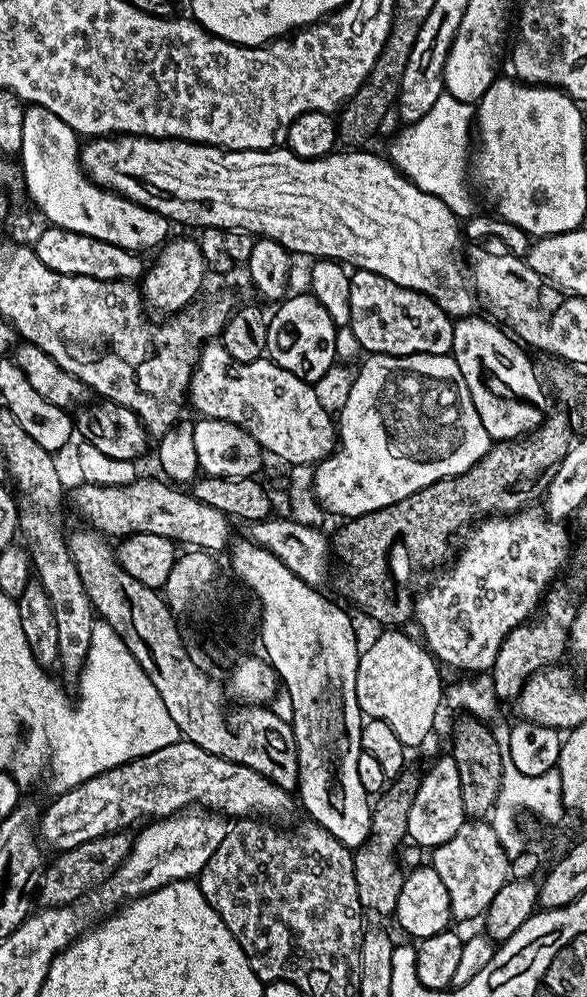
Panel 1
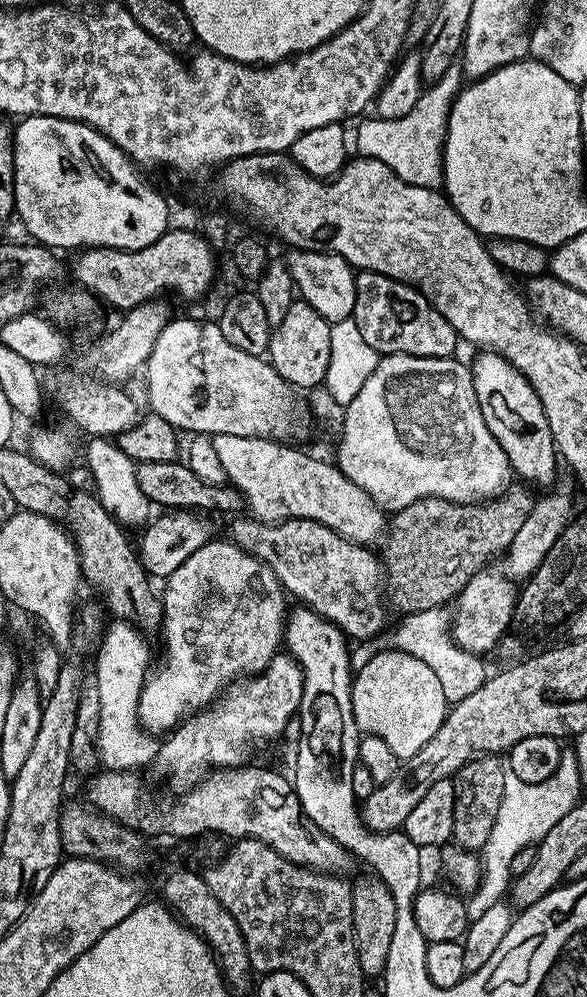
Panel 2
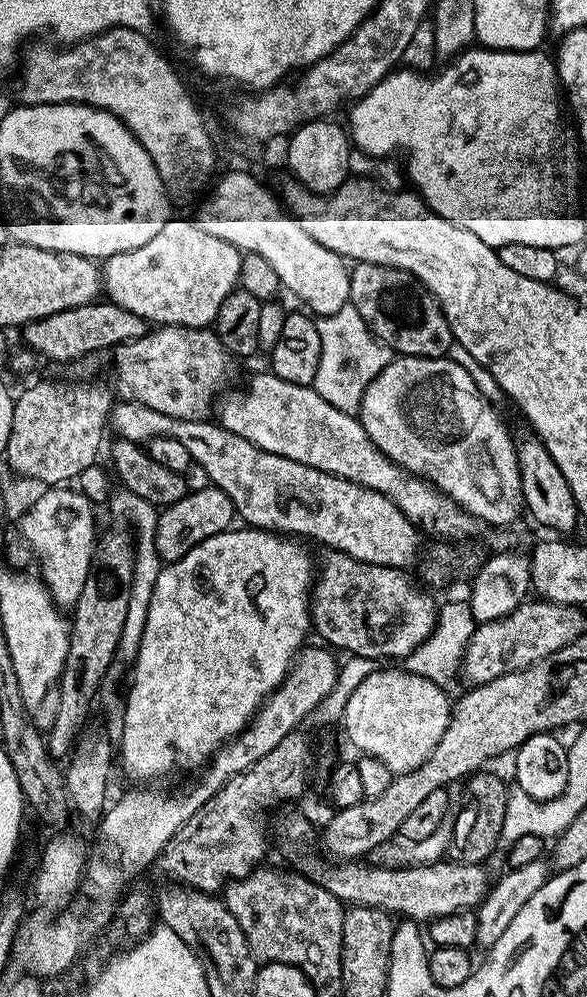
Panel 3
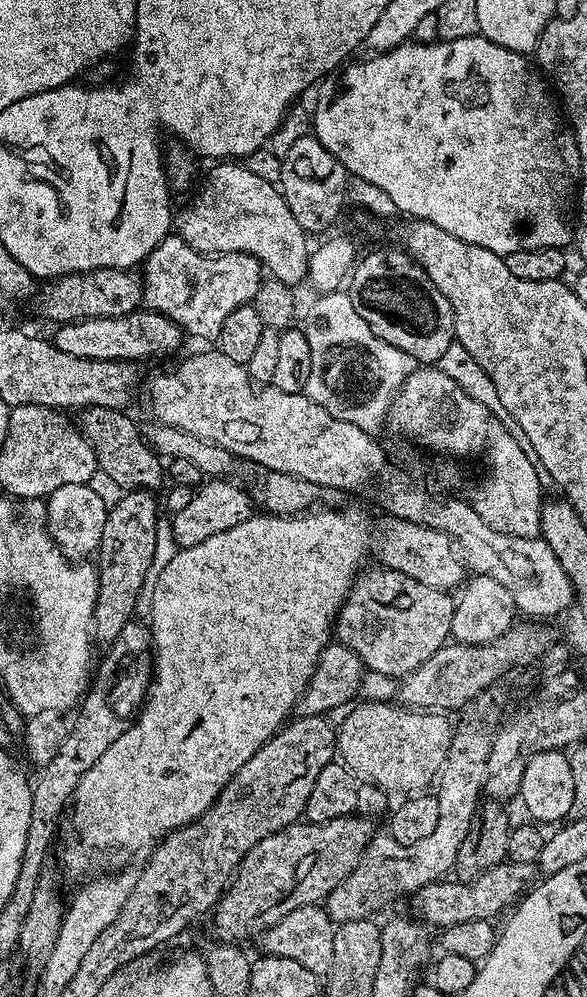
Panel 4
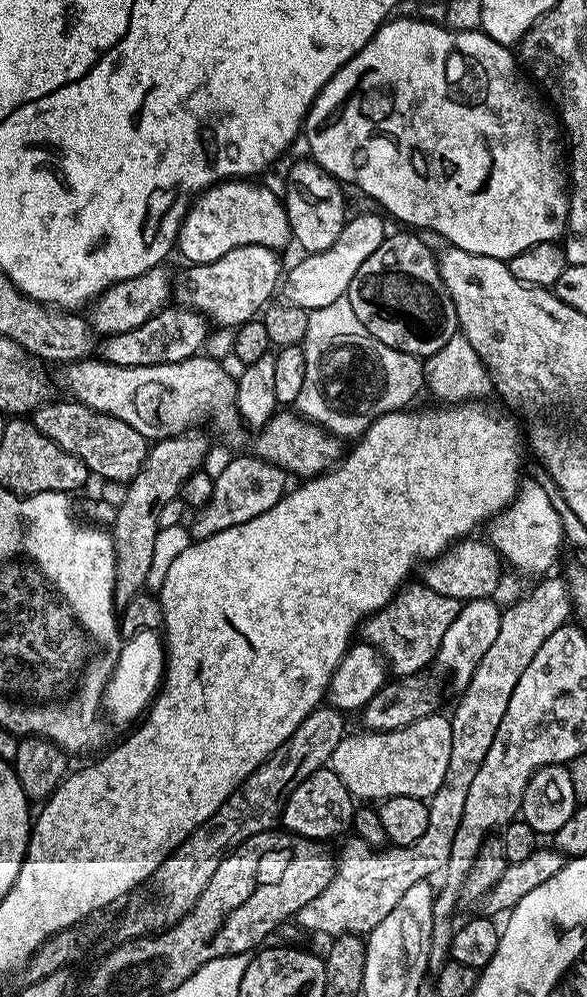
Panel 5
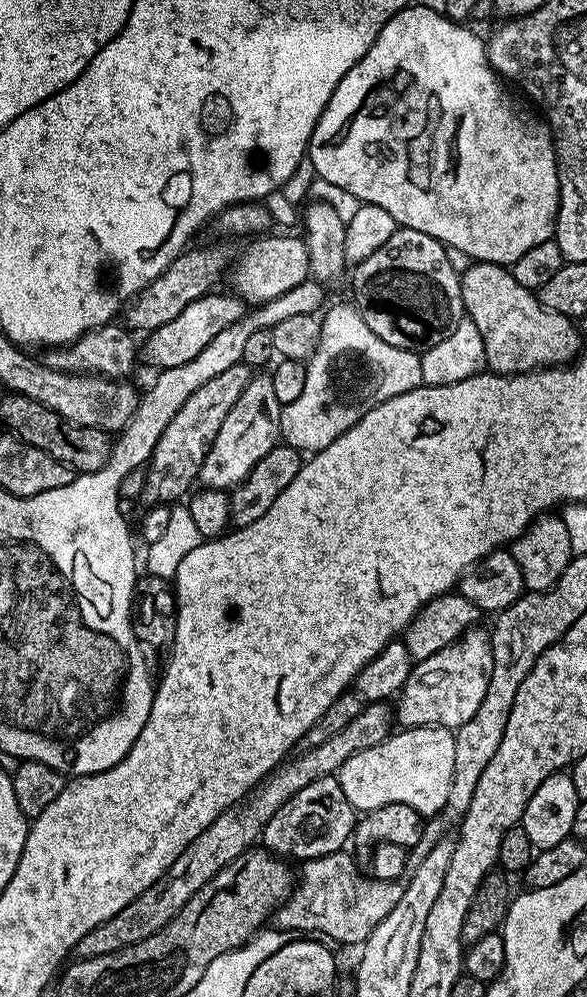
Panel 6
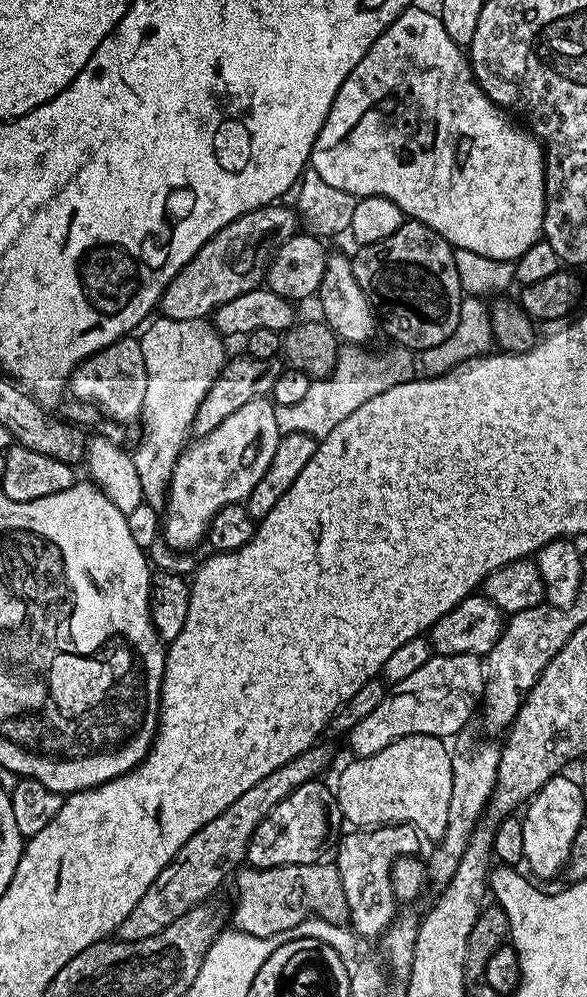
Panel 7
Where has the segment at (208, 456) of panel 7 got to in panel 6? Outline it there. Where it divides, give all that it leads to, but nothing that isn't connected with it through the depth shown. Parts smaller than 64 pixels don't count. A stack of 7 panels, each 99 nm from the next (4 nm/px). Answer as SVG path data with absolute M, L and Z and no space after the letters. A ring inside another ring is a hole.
M256 374L242 390L241 397L230 410L222 428L214 440L213 448L202 463L199 483L206 488L231 490L241 482L274 450L282 440L282 406L274 395L274 382L271 375Z

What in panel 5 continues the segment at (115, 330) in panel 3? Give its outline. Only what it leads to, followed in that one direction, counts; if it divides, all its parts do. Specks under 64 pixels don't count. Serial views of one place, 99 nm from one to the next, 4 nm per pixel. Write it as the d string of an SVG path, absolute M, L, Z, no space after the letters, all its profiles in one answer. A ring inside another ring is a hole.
M169 306L154 314L150 322L134 326L134 330L103 337L98 352L109 364L118 366L158 366L166 362L182 362L203 349L209 331L209 321L193 308Z

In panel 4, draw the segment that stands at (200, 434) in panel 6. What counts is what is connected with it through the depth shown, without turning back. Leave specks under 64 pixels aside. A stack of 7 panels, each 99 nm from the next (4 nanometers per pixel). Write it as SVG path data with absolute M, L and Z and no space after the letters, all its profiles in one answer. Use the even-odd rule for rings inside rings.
M128 490L123 493L116 506L108 509L106 524L103 527L101 544L95 557L96 573L98 574L98 598L92 615L92 634L97 641L111 642L136 616L135 603L142 591L142 582L146 579L154 557L154 546L158 525L156 525L156 500L151 491Z

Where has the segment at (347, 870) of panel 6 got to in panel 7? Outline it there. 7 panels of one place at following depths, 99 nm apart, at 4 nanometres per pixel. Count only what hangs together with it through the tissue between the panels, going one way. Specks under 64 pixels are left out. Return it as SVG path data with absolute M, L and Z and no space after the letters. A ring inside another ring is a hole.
M324 863L287 864L277 868L241 867L234 876L236 909L232 912L231 927L258 938L280 938L291 928L299 929L311 916L329 920L334 925L347 921L348 907L342 894L342 878L335 863Z

